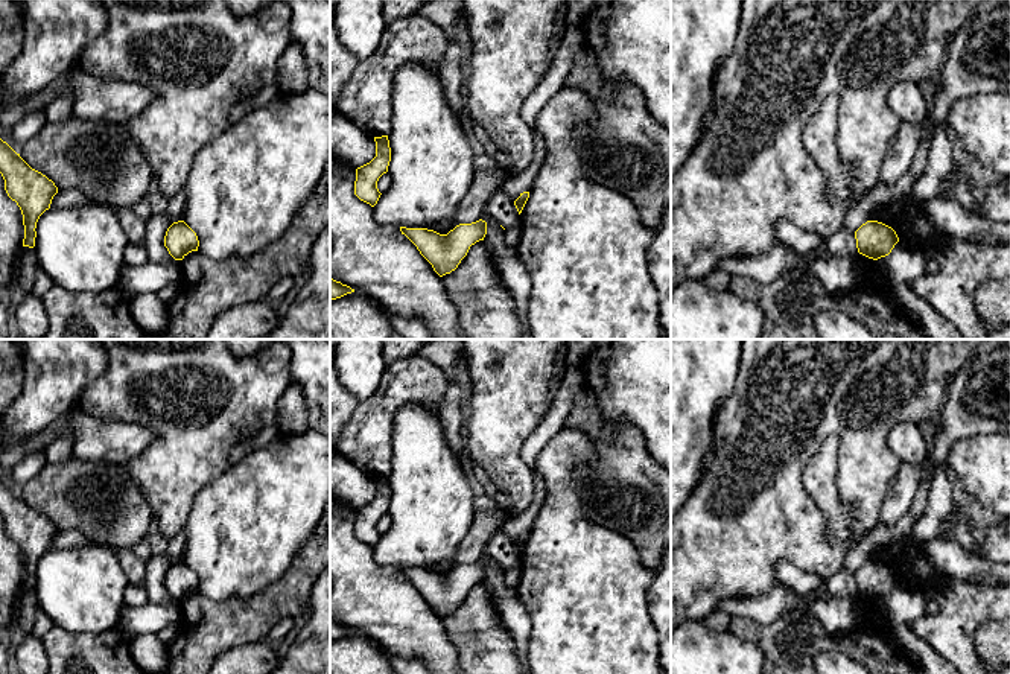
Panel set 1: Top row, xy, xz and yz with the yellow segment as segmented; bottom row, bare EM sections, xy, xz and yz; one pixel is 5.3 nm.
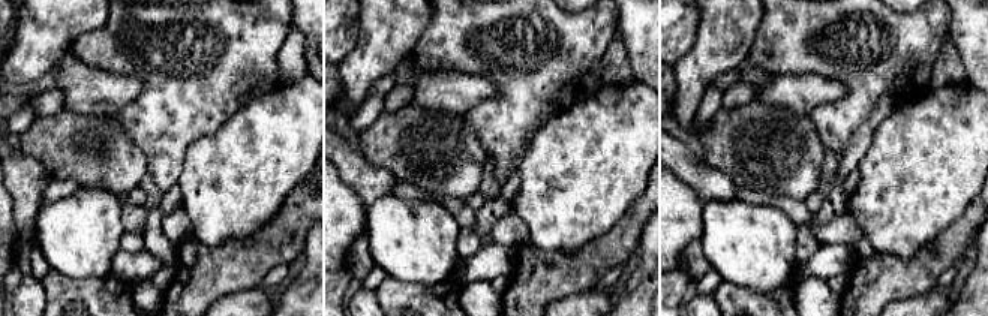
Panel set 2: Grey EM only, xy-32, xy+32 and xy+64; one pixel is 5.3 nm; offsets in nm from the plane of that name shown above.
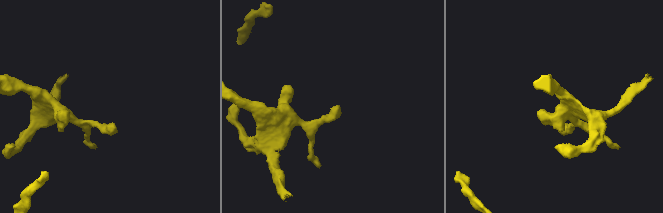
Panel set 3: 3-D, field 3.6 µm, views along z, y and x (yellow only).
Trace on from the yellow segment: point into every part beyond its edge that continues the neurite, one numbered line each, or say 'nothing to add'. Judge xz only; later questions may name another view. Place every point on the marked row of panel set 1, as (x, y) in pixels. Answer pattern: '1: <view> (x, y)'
nothing to add

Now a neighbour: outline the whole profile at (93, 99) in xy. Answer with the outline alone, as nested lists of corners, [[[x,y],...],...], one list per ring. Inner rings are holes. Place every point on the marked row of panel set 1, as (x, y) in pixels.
[[[78,65],[68,75],[71,116],[81,120],[125,125],[155,99],[154,91],[145,85],[100,79]]]

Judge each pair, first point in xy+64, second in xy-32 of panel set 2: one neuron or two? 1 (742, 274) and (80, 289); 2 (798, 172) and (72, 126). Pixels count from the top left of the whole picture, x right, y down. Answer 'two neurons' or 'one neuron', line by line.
1: two neurons
2: one neuron

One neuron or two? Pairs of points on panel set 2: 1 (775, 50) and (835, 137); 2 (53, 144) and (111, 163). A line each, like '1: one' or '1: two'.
1: one
2: one

